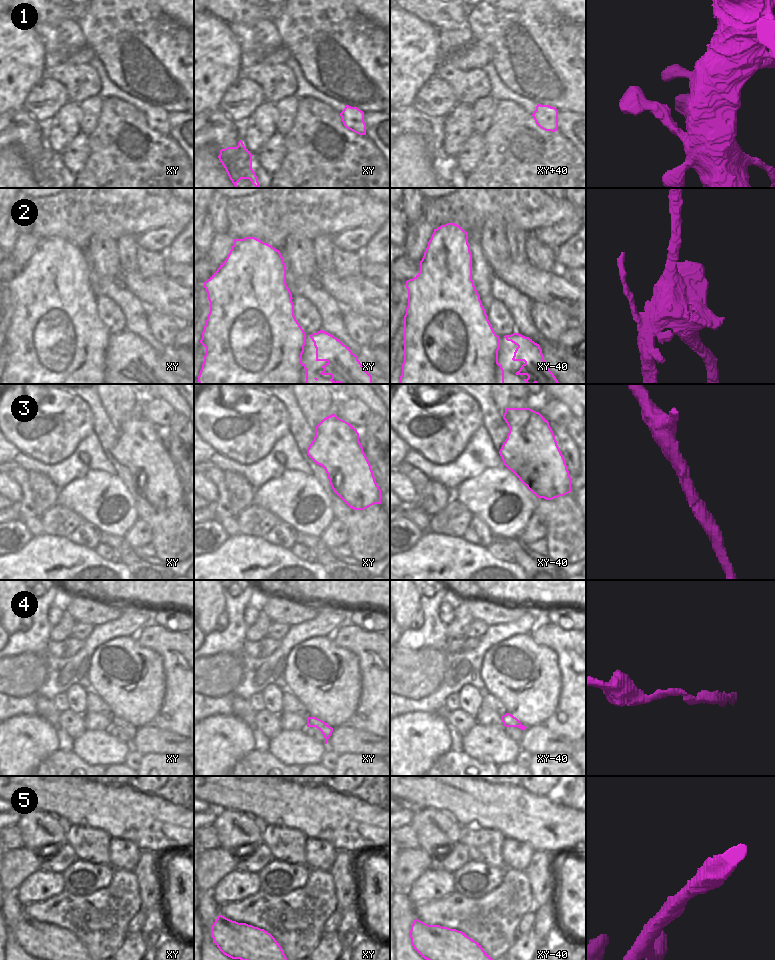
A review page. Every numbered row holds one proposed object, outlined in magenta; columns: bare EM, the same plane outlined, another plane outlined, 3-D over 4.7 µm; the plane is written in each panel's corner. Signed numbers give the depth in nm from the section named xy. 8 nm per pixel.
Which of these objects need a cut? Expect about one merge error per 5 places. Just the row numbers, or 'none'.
2.

